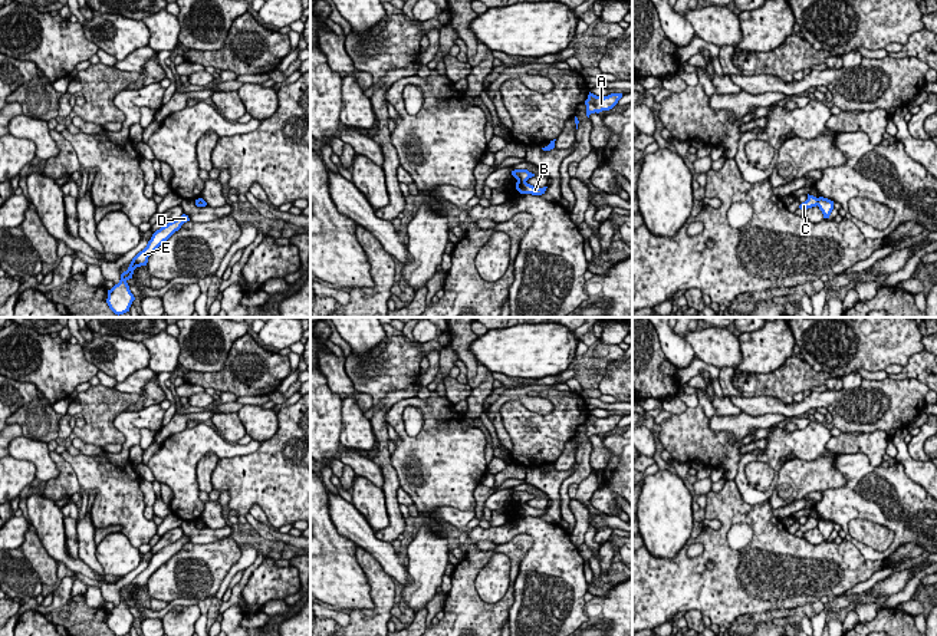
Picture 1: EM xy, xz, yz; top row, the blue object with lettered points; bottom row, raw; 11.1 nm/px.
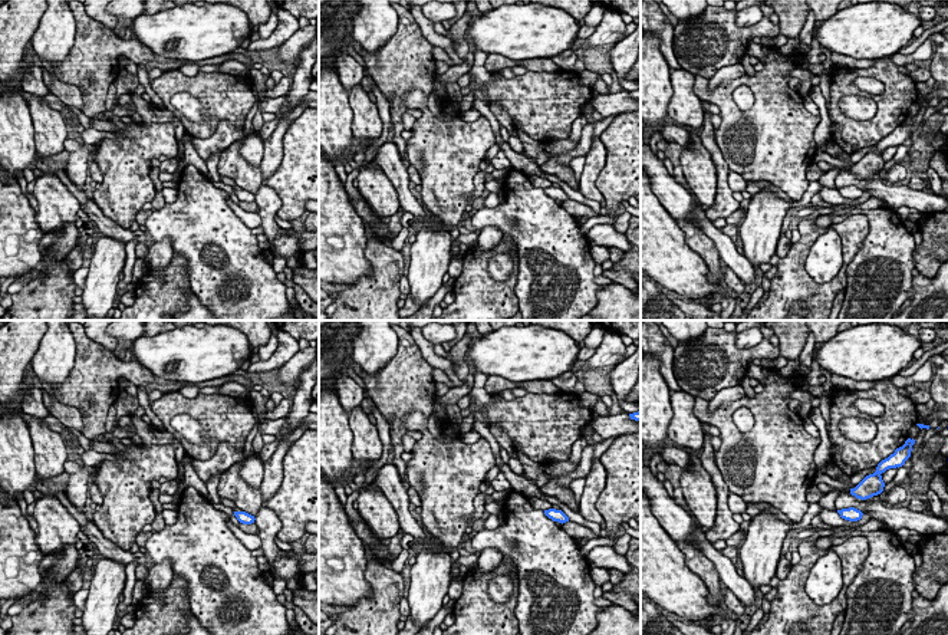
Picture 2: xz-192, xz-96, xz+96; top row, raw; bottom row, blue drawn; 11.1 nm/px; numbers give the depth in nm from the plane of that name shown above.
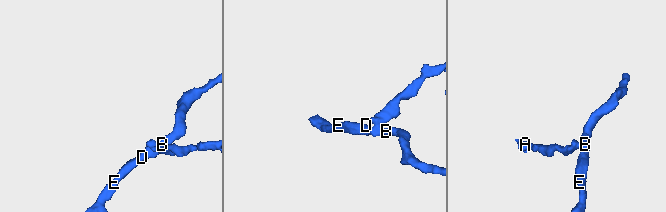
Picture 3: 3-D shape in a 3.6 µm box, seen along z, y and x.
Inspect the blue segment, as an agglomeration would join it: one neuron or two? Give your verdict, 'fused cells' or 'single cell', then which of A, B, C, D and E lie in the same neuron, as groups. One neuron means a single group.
fused cells; A C / B D E

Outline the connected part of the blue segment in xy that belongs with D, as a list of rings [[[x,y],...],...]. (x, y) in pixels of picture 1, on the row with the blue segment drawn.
[[[183,214],[180,218],[168,223],[167,225],[157,230],[147,247],[139,251],[131,261],[126,271],[121,274],[121,280],[111,290],[108,290],[106,303],[115,314],[124,314],[129,312],[132,301],[135,300],[134,294],[129,290],[128,280],[132,279],[134,270],[141,266],[147,266],[148,257],[175,231],[181,228],[184,223],[190,221],[188,215]]]

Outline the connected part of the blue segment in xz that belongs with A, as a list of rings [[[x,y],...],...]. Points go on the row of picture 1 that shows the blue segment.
[[[589,92],[588,99],[585,100],[586,116],[589,118],[591,113],[595,113],[595,112],[599,113],[602,111],[612,109],[621,98],[622,98],[622,93],[611,93],[602,98]]]

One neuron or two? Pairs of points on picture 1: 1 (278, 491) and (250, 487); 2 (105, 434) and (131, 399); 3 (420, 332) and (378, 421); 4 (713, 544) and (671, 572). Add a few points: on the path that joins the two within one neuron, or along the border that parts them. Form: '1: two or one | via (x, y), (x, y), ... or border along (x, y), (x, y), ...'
1: one | via (270, 487), (257, 487)
2: one | via (105, 424), (105, 418), (121, 402)
3: two | border along (436, 338), (421, 343)
4: one | via (704, 556), (689, 572), (683, 572)

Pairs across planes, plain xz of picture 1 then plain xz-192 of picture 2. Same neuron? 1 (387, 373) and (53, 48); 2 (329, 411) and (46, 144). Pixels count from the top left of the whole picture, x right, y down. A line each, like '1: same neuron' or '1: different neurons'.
1: different neurons
2: different neurons

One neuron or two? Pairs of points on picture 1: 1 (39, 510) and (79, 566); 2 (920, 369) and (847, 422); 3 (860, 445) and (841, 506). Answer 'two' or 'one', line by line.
1: one
2: two
3: two

